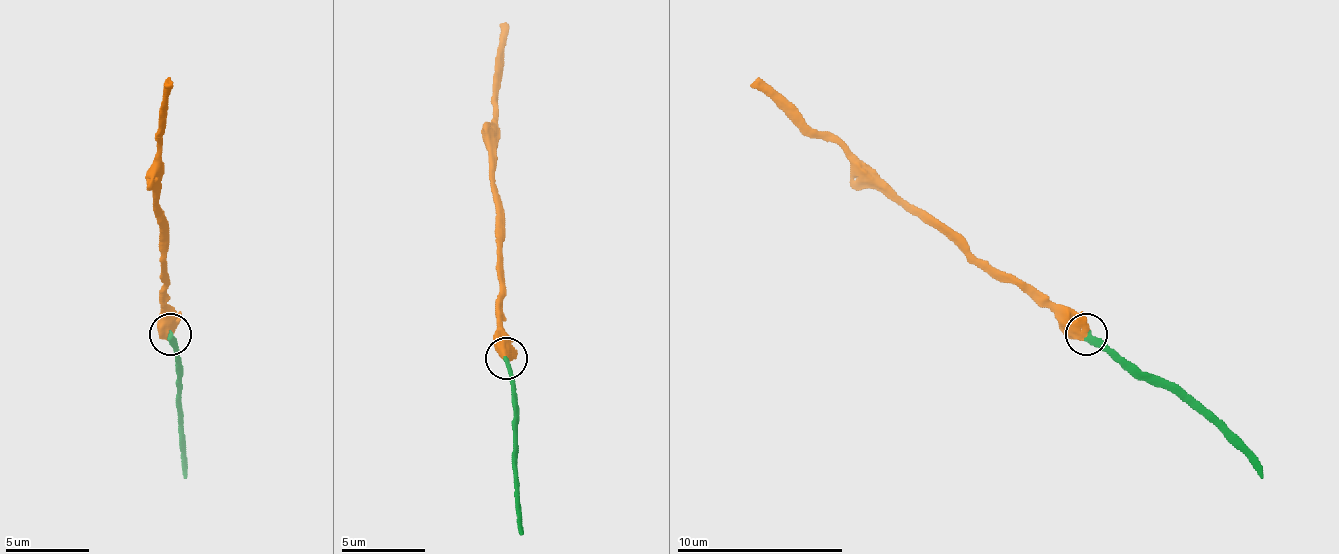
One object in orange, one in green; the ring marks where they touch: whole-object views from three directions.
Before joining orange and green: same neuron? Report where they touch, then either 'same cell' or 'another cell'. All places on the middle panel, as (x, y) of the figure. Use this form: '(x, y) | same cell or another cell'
(506, 358) | same cell

